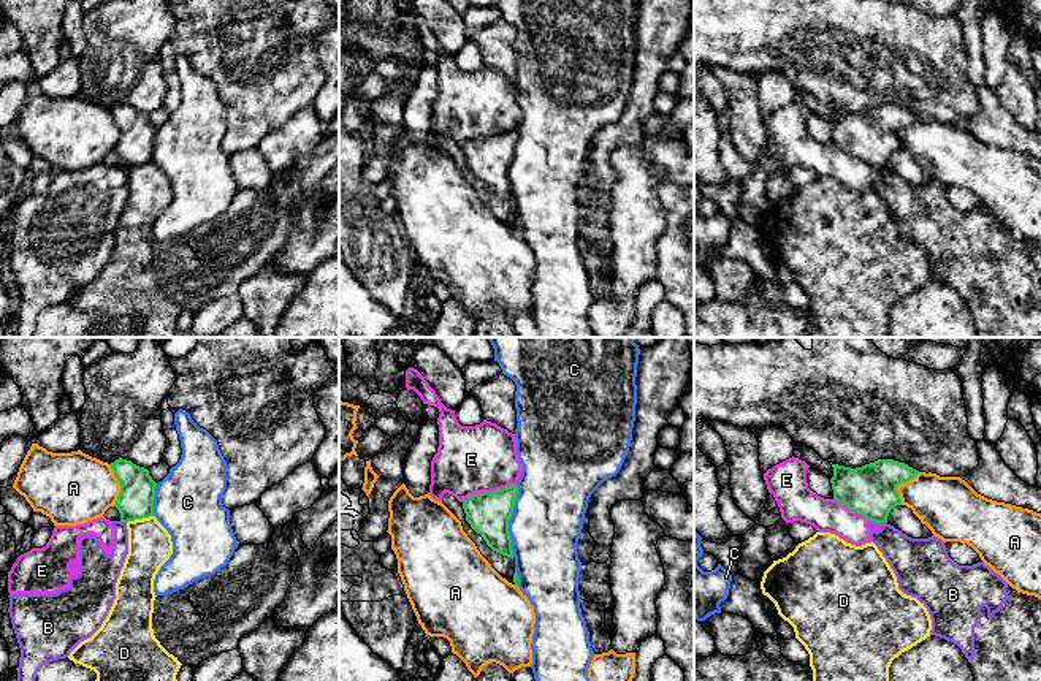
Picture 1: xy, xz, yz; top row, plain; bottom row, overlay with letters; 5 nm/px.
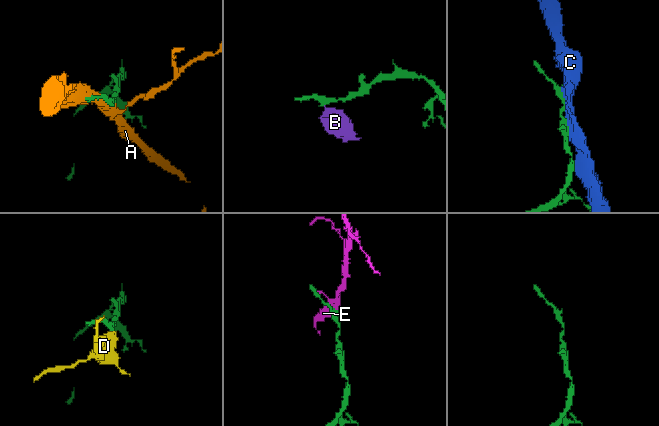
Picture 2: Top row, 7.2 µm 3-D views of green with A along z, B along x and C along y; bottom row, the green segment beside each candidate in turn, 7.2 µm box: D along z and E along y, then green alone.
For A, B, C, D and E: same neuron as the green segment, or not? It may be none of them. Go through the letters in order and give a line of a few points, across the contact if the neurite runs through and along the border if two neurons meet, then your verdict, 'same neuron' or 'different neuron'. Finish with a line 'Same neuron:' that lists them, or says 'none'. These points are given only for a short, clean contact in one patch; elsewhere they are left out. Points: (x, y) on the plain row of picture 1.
A: different neuron
B: line xy (121, 165), (125, 168); different neuron
C: different neuron
D: line xy (152, 160), (127, 168); different neuron
E: line xz (515, 127), (496, 135), (472, 138), (461, 146); different neuron
Same neuron: none

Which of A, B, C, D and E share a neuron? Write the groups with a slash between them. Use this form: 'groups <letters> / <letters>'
groups A / B E / C / D

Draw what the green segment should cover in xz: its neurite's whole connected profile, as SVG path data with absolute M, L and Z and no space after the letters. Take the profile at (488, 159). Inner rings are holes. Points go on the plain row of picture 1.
M518 131L472 139L463 146L466 166L483 182L486 190L507 203L513 203L509 165L513 158Z

